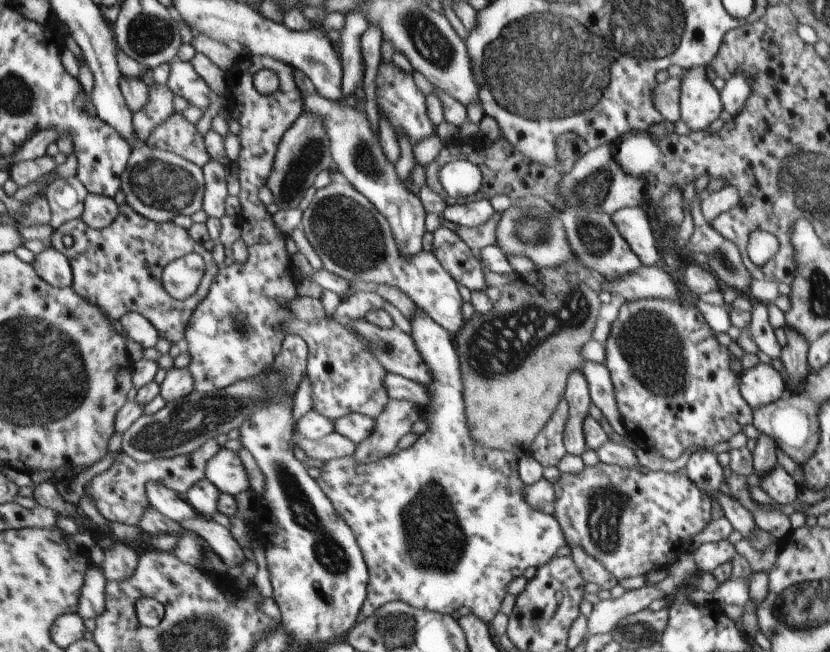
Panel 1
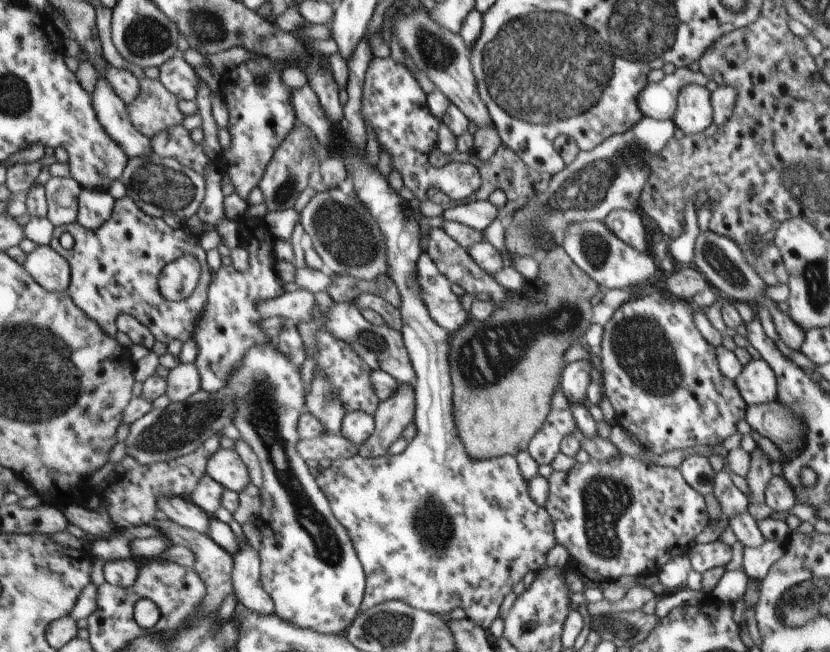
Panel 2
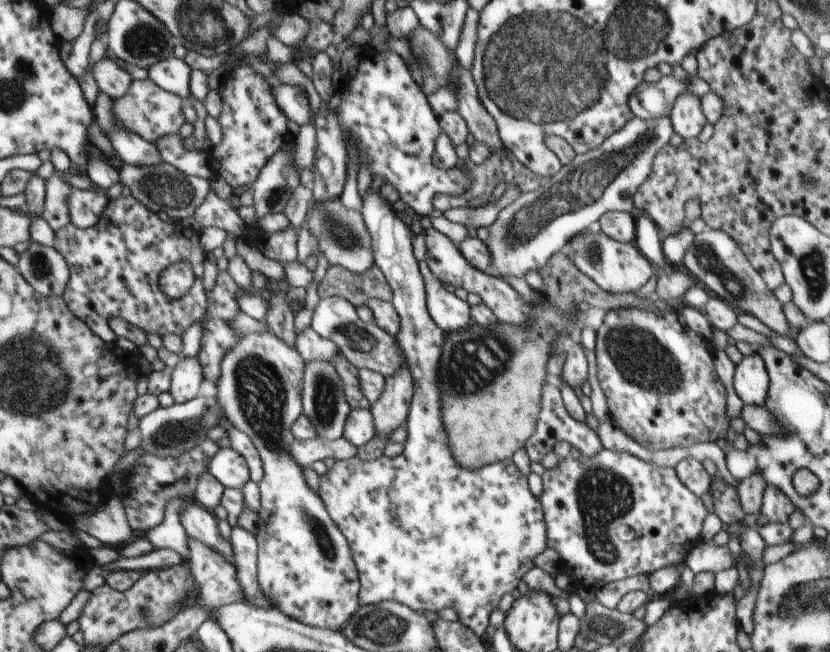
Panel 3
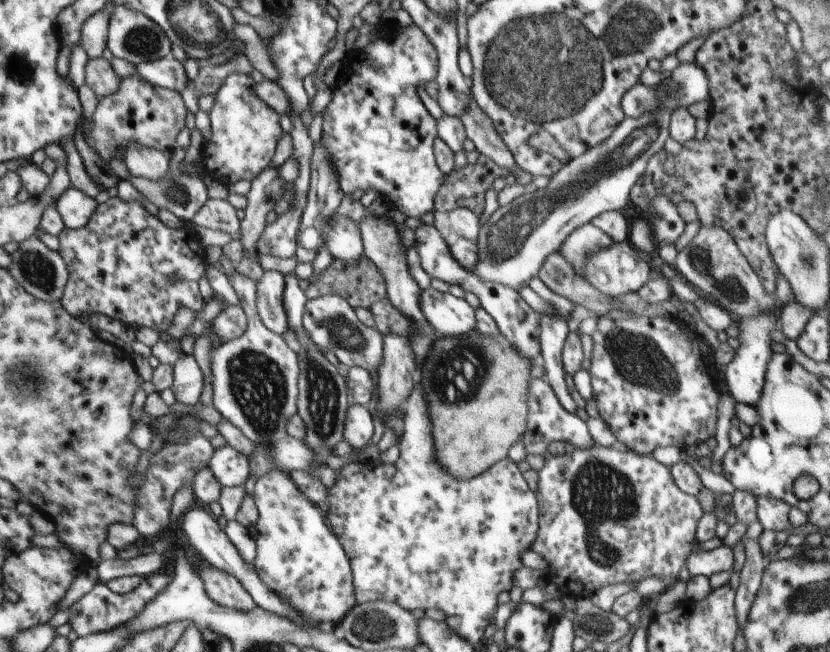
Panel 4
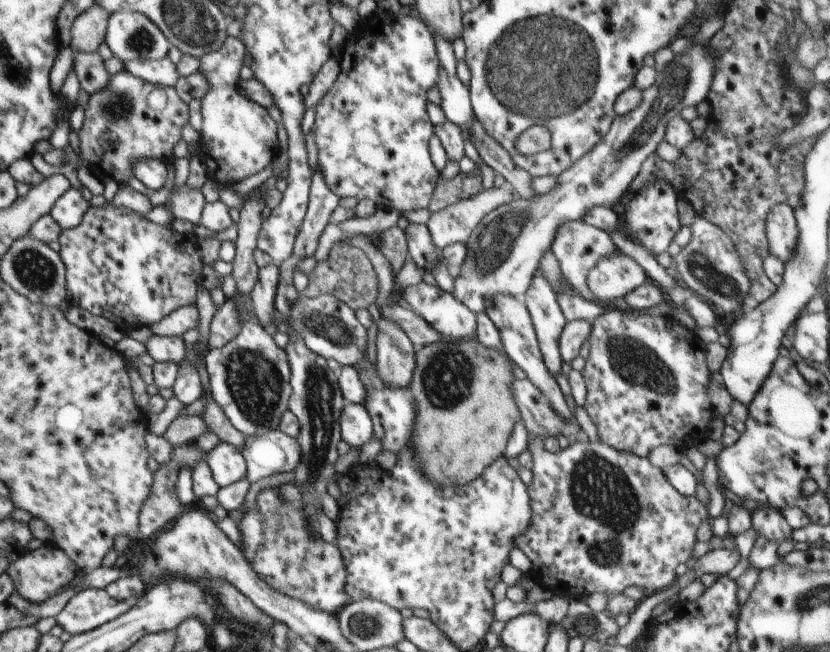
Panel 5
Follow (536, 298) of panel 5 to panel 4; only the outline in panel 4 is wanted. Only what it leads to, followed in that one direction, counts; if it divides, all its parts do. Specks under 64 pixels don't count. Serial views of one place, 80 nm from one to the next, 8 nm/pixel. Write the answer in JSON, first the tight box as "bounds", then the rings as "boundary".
{"bounds":[539,314,576,413],"boundary":[[[539,314],[540,317],[540,355],[544,360],[546,381],[556,394],[560,405],[570,413],[576,412],[576,404],[570,395],[566,384],[565,371],[562,361],[562,350],[566,336],[569,334],[567,321],[560,315],[549,316]]]}

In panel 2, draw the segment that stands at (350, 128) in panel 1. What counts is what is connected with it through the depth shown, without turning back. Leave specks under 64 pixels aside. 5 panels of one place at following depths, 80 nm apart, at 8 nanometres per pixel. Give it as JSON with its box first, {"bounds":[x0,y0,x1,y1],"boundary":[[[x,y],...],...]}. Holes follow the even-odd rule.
{"bounds":[288,84,556,630],"boundary":[[[306,84],[304,88],[292,88],[292,92],[288,94],[290,98],[290,104],[294,108],[294,114],[296,114],[296,120],[298,120],[302,125],[308,126],[317,140],[320,141],[320,144],[328,150],[338,150],[344,154],[344,164],[346,164],[346,173],[352,186],[354,187],[355,196],[359,198],[360,202],[364,204],[364,208],[368,208],[370,216],[376,220],[382,236],[384,236],[384,248],[386,248],[386,256],[388,256],[388,276],[392,280],[393,284],[396,284],[398,288],[398,294],[400,294],[400,306],[398,306],[402,318],[402,329],[400,330],[402,334],[402,342],[404,342],[404,348],[408,352],[408,358],[412,362],[412,368],[414,368],[414,376],[416,376],[416,382],[413,385],[413,392],[415,395],[414,402],[414,424],[416,426],[416,436],[412,439],[410,444],[404,452],[397,456],[387,455],[385,457],[369,460],[368,458],[362,457],[361,455],[356,455],[348,459],[334,459],[332,465],[328,466],[326,470],[320,469],[318,476],[316,476],[316,484],[318,488],[324,492],[329,504],[334,518],[346,528],[350,540],[352,540],[352,546],[354,552],[362,564],[364,570],[365,579],[365,588],[364,588],[364,600],[362,600],[359,611],[368,610],[372,606],[377,606],[378,604],[393,600],[404,602],[409,606],[412,606],[414,609],[422,610],[425,612],[430,612],[436,615],[448,614],[456,608],[461,608],[466,613],[466,618],[474,624],[478,624],[480,628],[486,630],[490,627],[492,622],[497,618],[501,604],[503,603],[504,598],[513,590],[514,584],[517,584],[523,580],[524,576],[528,572],[532,571],[533,573],[540,572],[544,566],[546,566],[546,554],[549,550],[552,550],[556,546],[556,538],[554,538],[554,532],[552,532],[552,520],[544,507],[538,506],[534,500],[528,494],[528,481],[524,479],[524,476],[520,473],[520,468],[516,462],[516,457],[510,455],[500,456],[498,458],[488,458],[488,460],[472,460],[466,450],[464,450],[464,444],[456,432],[456,422],[454,422],[454,402],[452,402],[452,378],[450,378],[450,348],[448,348],[450,333],[444,328],[440,327],[436,322],[430,317],[428,310],[426,309],[426,304],[424,300],[420,298],[420,284],[418,284],[418,274],[416,274],[416,264],[422,254],[426,253],[428,249],[428,237],[421,239],[420,226],[421,223],[418,222],[418,218],[413,214],[408,218],[405,215],[406,210],[411,210],[406,204],[406,200],[399,196],[390,188],[388,180],[384,174],[378,172],[377,166],[372,166],[368,164],[368,158],[366,158],[366,150],[356,150],[350,140],[346,138],[345,130],[334,126],[324,108],[320,106],[318,102],[318,96],[314,93],[314,90]],[[426,510],[424,516],[420,516],[418,512]],[[442,510],[442,512],[440,512]]]}

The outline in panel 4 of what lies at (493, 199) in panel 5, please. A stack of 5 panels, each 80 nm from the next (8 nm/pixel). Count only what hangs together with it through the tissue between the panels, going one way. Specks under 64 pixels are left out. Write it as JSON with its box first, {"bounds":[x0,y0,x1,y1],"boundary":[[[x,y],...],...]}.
{"bounds":[432,208,480,244],"boundary":[[[455,208],[449,212],[434,212],[435,218],[432,226],[440,232],[446,244],[451,244],[459,238],[476,241],[480,232],[479,217],[476,212],[468,208]]]}

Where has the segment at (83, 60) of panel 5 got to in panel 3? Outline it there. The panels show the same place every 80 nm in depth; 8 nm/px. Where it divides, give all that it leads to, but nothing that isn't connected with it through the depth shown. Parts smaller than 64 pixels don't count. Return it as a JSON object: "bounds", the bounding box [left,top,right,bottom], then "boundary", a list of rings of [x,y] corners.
{"bounds":[89,57,133,99],"boundary":[[[107,57],[89,67],[89,71],[92,78],[96,80],[98,90],[108,94],[112,99],[124,96],[133,82],[132,76],[126,70],[123,70],[116,62],[112,62]]]}

